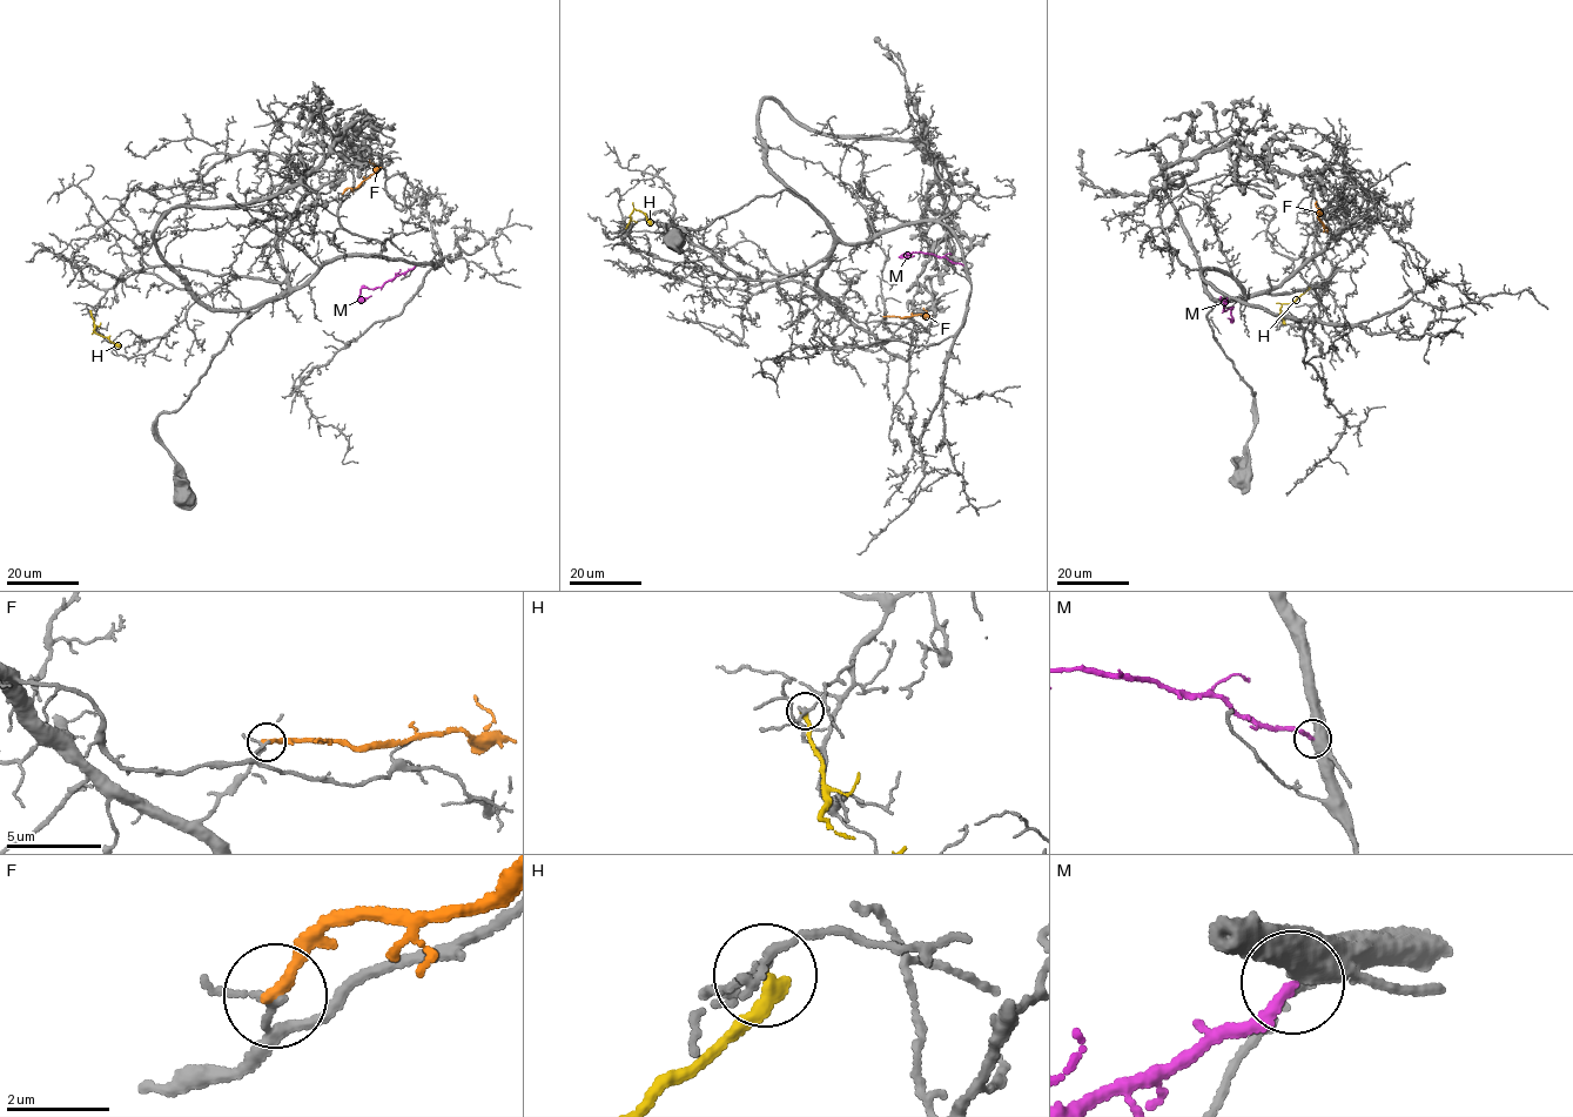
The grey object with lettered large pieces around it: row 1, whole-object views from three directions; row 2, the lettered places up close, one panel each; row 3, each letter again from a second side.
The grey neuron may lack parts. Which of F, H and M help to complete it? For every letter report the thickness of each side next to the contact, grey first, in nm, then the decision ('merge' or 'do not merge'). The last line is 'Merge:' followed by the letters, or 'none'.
F: 110 nm thick on the grey side, 220 nm on the other; do not merge
H: 150 nm thick on the grey side, 280 nm on the other; do not merge
M: 550 nm thick on the grey side, 200 nm on the other; do not merge
Merge: none

